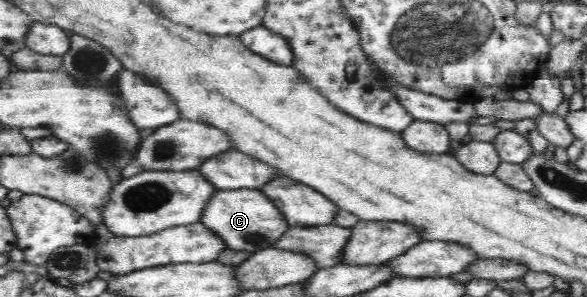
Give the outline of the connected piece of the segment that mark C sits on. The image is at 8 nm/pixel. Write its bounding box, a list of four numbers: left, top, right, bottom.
[200,189,291,254]

